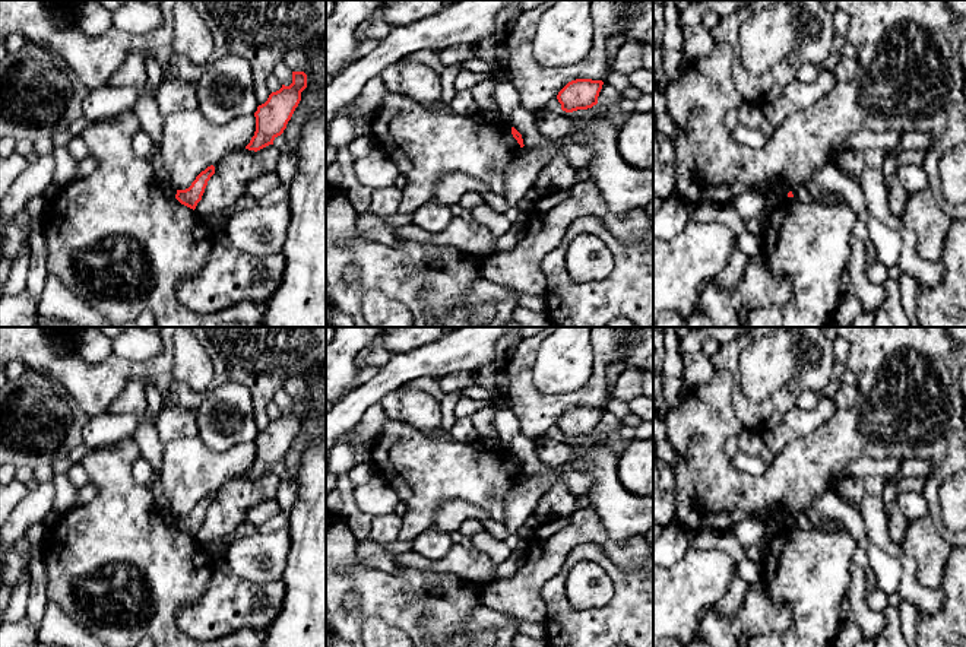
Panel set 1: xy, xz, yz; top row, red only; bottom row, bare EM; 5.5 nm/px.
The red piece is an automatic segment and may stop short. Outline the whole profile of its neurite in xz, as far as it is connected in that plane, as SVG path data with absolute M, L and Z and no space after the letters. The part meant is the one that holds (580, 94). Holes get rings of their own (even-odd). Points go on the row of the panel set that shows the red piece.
M576 79L568 82L557 95L561 110L573 112L587 110L598 104L598 96L602 89L602 80Z

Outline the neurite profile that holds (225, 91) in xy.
M234 54L206 64L196 83L199 111L215 124L224 126L237 117L254 115L259 102L250 64Z

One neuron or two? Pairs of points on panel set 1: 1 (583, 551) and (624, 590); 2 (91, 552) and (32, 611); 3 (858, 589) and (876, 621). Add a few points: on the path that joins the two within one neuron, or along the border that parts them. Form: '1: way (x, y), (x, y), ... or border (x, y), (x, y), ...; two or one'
1: way (595, 554), (621, 579); one
2: border (46, 563), (46, 598), (48, 600); two
3: way (858, 598), (858, 605), (867, 614); one

